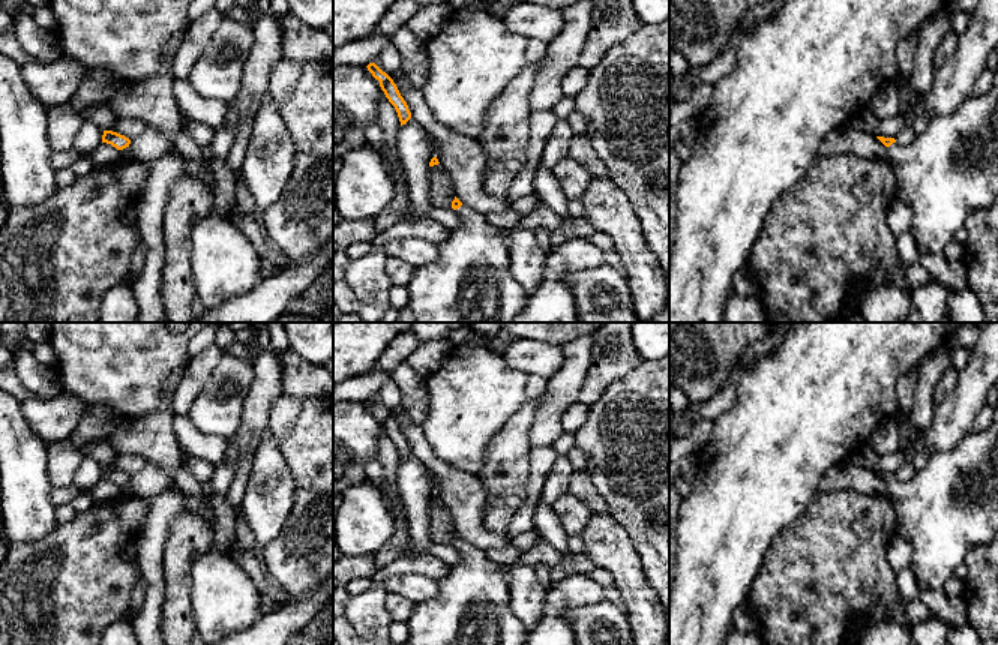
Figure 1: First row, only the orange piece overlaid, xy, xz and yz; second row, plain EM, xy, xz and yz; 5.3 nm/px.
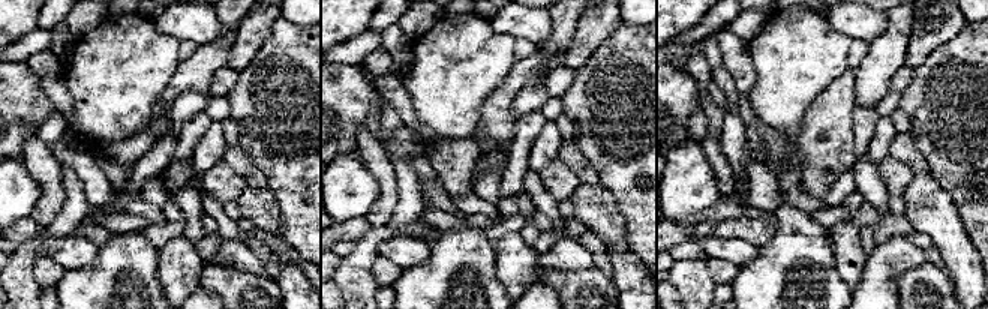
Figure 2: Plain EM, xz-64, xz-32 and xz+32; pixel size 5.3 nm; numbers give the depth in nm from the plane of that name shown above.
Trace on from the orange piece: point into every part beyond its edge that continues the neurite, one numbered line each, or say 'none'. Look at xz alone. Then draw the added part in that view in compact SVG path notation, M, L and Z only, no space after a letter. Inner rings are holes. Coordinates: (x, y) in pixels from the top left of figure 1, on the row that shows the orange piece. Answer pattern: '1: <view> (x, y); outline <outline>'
1: xz (470, 281); outline M465 204L455 212L461 219L461 225L438 244L438 258L416 268L405 285L414 322L513 322L516 315L525 308L528 296L512 276L507 240L500 234L498 228L486 222L485 214Z

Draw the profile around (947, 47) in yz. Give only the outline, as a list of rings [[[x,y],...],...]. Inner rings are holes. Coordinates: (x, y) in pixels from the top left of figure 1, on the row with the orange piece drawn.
[[[953,30],[950,32],[936,46],[933,52],[933,66],[941,69],[957,51],[959,34]]]

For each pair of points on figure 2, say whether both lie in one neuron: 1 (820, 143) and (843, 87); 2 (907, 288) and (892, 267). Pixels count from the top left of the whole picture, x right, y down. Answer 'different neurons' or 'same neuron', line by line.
1: same neuron
2: different neurons

